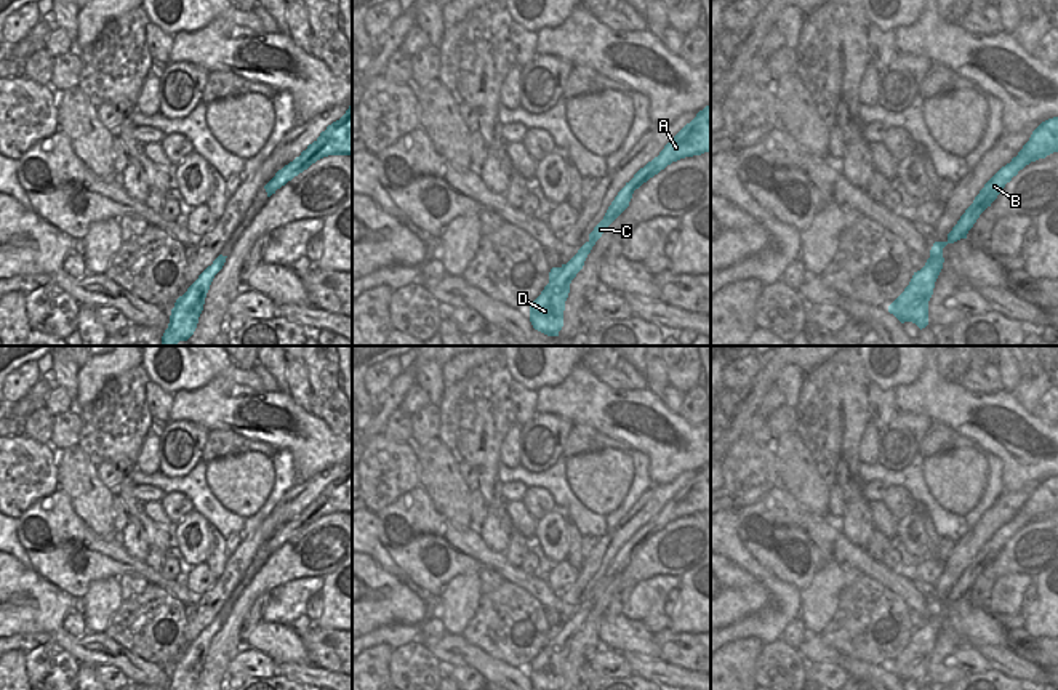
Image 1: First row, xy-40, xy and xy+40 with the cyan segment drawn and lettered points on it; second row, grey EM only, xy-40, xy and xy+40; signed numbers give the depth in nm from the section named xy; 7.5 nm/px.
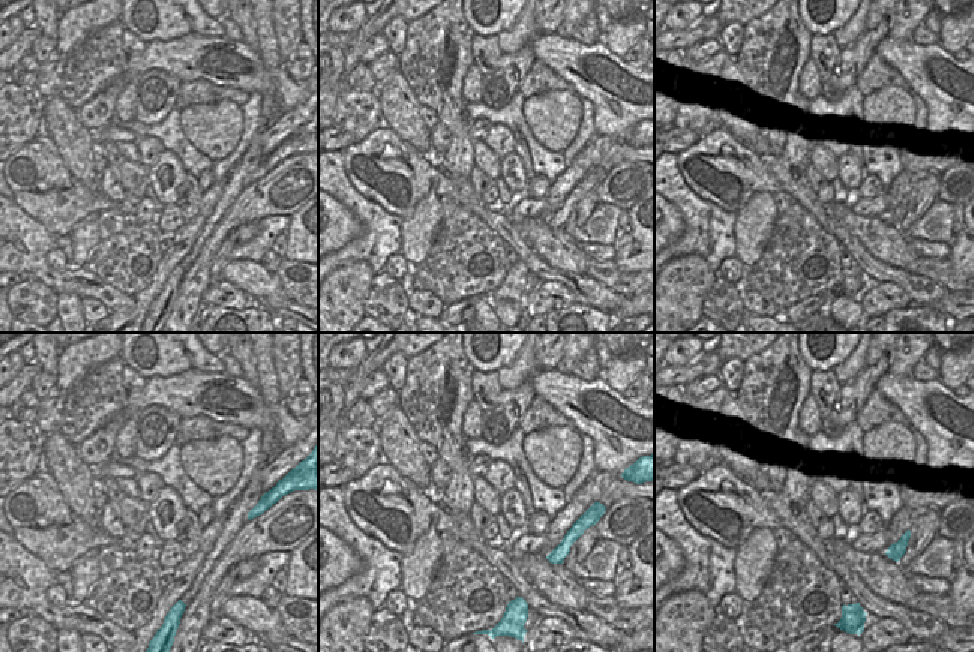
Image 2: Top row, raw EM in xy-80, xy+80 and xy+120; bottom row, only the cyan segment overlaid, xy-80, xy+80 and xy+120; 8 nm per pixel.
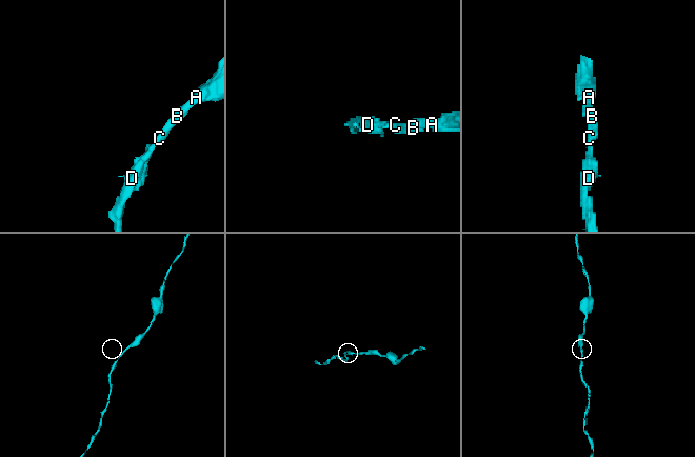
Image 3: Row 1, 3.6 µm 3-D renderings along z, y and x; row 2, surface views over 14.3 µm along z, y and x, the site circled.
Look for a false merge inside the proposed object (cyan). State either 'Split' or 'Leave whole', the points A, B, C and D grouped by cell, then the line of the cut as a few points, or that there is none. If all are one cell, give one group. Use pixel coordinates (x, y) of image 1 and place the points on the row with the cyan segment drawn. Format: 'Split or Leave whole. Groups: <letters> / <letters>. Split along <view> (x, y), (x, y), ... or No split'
Leave whole. Groups: A B C D. No split

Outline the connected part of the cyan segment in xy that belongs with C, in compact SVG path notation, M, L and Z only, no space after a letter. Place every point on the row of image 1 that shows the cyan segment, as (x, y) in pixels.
M711 104L699 110L696 117L664 146L658 157L648 162L629 183L626 183L608 207L603 219L594 227L589 234L589 240L578 250L578 253L567 264L551 269L549 283L530 306L530 322L535 330L547 336L559 336L559 331L563 327L565 301L570 293L571 280L583 269L595 242L629 207L634 191L672 162L701 155L704 152L711 152Z

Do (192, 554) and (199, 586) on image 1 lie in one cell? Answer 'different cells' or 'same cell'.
different cells

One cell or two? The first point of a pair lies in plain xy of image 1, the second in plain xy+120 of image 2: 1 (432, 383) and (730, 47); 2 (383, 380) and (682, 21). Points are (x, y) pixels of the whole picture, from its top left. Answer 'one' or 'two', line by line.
1: one
2: one

